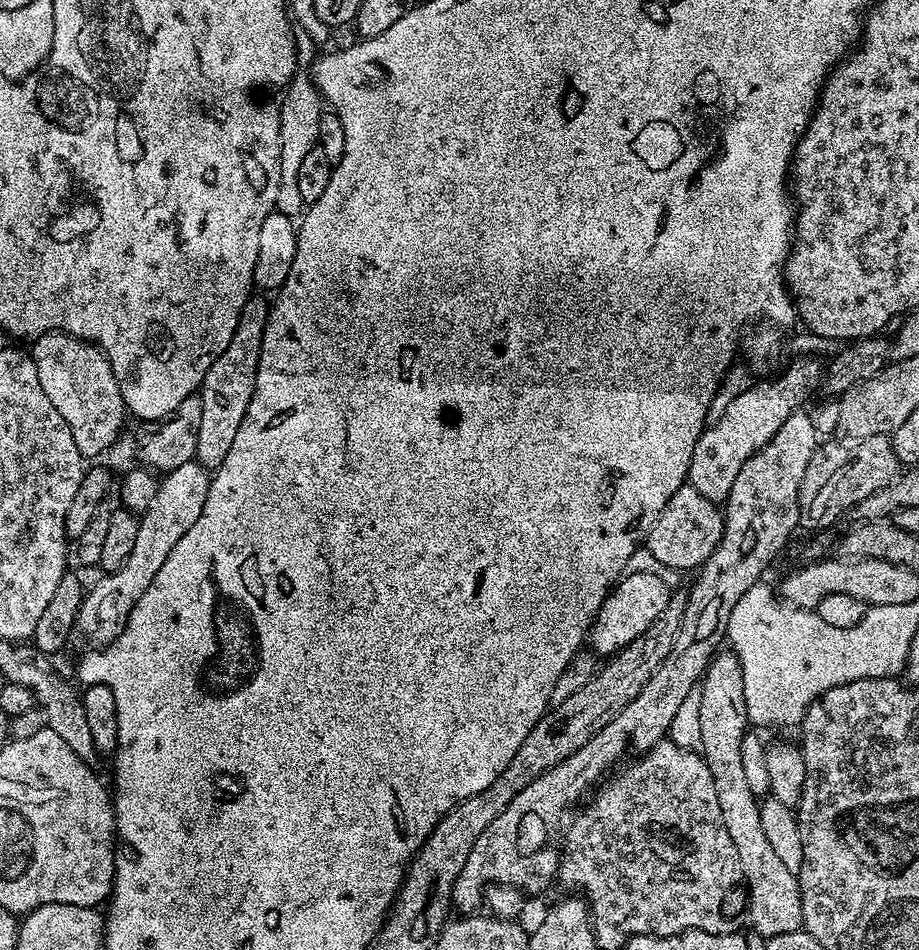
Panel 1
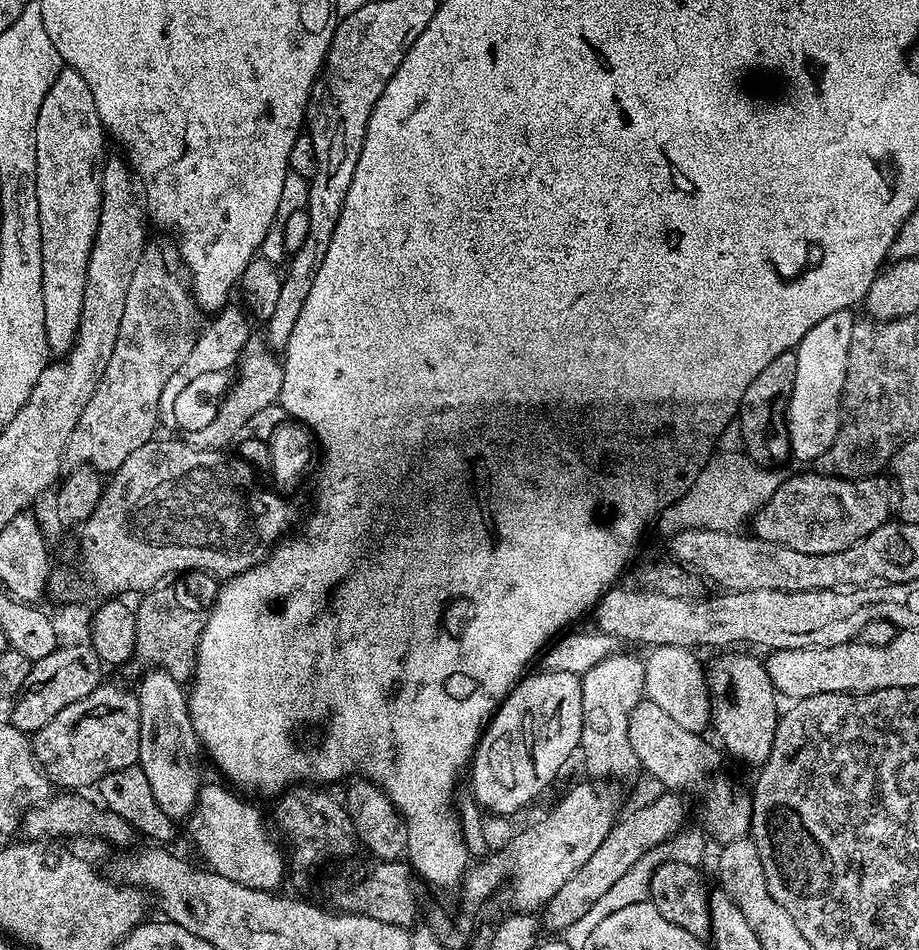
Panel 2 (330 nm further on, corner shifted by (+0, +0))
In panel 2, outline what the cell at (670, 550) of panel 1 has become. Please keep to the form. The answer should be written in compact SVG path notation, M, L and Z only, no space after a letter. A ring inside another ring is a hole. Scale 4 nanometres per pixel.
M815 470L804 472L801 476L788 476L756 512L754 535L760 540L798 550L798 554L838 554L838 550L854 546L854 542L866 538L866 534L874 534L878 526L889 523L888 496L878 481L876 478L843 480L837 476L824 476Z

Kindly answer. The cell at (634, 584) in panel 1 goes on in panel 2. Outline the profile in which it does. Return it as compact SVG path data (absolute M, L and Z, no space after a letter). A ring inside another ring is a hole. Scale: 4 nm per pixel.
M533 671L510 690L472 753L470 787L481 809L512 816L546 791L580 747L582 682L566 672Z

